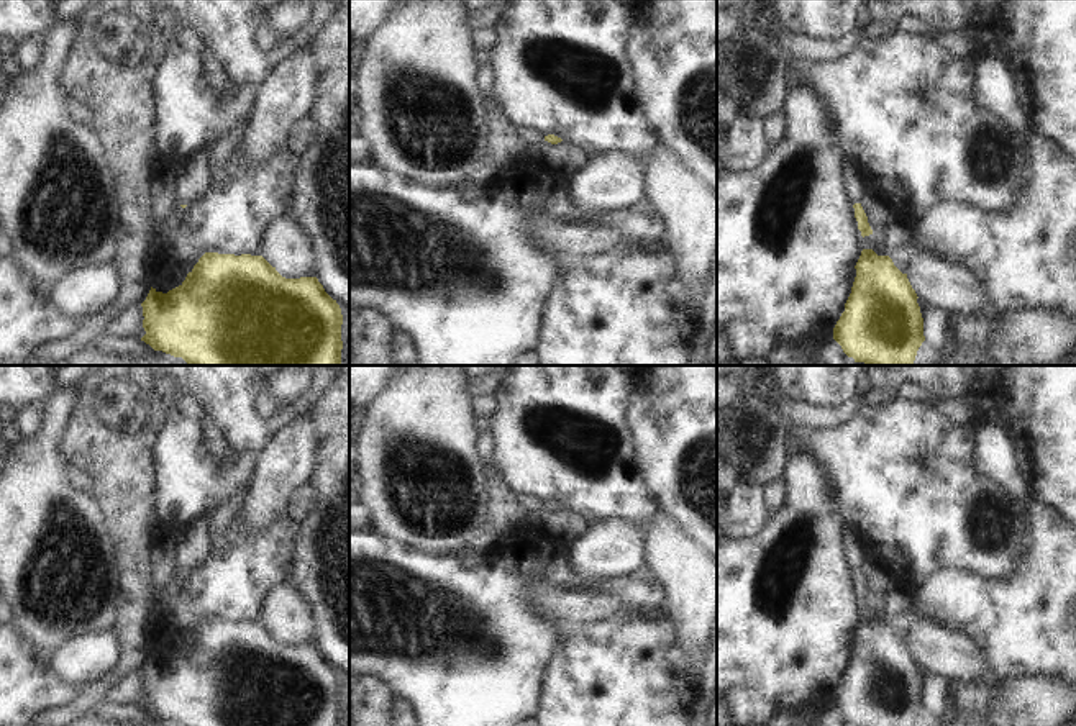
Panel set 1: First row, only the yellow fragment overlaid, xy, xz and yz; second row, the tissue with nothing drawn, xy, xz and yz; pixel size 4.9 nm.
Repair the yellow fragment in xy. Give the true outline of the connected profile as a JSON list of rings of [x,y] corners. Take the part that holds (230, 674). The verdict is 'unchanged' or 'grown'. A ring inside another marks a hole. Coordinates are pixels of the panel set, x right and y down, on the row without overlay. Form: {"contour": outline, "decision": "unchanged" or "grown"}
{"contour": [[[205,619],[179,654],[169,657],[167,660],[157,659],[156,656],[151,654],[141,674],[143,674],[143,683],[144,683],[143,695],[146,698],[141,708],[149,711],[154,718],[162,718],[174,724],[182,724],[182,726],[341,726],[343,682],[336,667],[333,667],[325,659],[323,652],[318,649],[317,644],[285,646],[262,623],[251,623],[251,621],[235,623],[235,621]]], "decision": "unchanged"}

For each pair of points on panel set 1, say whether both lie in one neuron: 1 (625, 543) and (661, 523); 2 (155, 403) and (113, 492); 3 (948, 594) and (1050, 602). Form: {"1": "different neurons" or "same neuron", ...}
{"1": "different neurons", "2": "same neuron", "3": "same neuron"}

